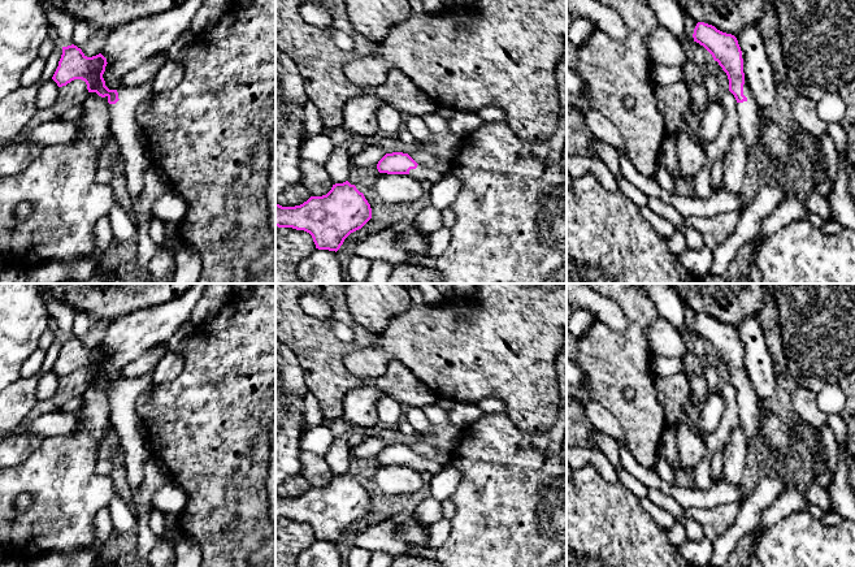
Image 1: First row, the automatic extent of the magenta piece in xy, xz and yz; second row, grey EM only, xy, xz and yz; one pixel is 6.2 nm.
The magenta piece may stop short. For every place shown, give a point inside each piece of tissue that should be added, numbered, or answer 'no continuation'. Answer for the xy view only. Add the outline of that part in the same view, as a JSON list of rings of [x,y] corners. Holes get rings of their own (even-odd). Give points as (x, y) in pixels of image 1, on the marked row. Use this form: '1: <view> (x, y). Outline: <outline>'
1: xy (122, 116). Outline: [[[117,87],[118,101],[109,104],[109,129],[116,138],[125,166],[125,178],[133,203],[143,190],[143,173],[148,168],[151,156],[144,133],[136,124],[136,108],[151,92],[149,87]]]

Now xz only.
1: xz (421, 173). Outline: [[[417,165],[416,169],[411,169],[408,176],[418,182],[429,181],[431,183],[435,183],[442,178],[442,174],[438,170],[422,165]]]

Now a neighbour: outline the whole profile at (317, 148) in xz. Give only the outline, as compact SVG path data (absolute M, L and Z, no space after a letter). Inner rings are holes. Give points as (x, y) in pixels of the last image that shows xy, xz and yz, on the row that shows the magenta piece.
M324 133L313 135L300 144L300 157L316 164L318 166L325 166L330 155L333 153L335 146L331 138Z

